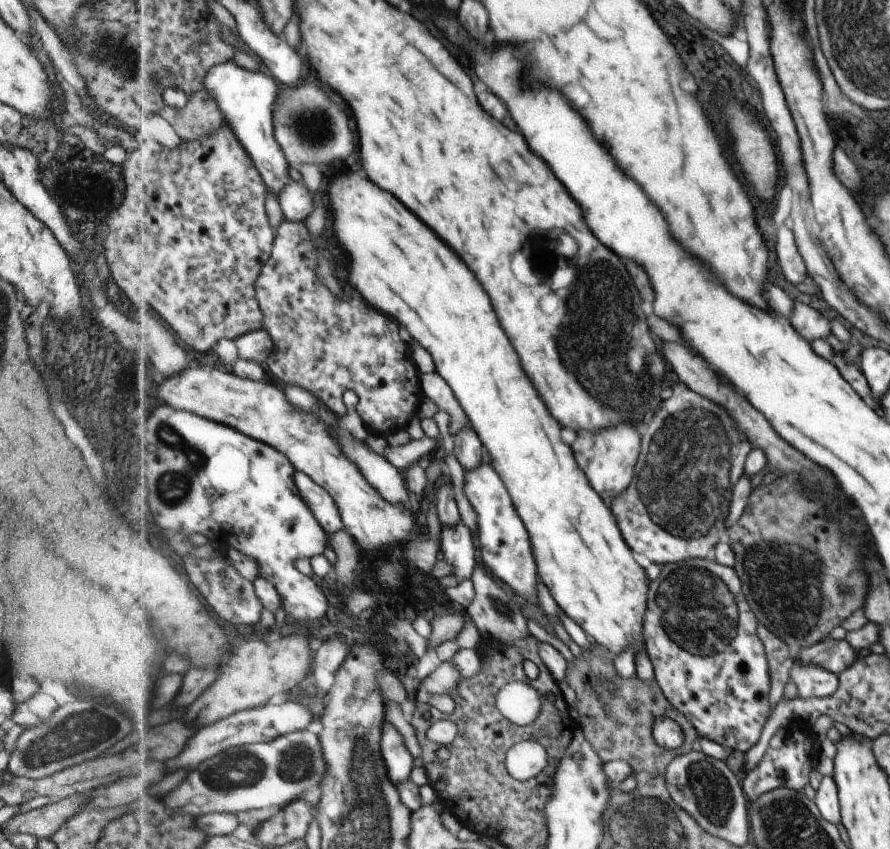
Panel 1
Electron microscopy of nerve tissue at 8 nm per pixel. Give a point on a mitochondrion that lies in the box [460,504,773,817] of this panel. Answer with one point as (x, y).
(694, 605)

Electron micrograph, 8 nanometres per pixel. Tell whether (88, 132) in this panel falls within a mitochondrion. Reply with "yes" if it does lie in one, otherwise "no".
no

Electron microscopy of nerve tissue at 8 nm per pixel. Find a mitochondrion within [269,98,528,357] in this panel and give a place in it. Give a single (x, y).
(307, 125)

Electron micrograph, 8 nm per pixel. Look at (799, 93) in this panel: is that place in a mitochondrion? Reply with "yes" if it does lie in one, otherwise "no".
no

